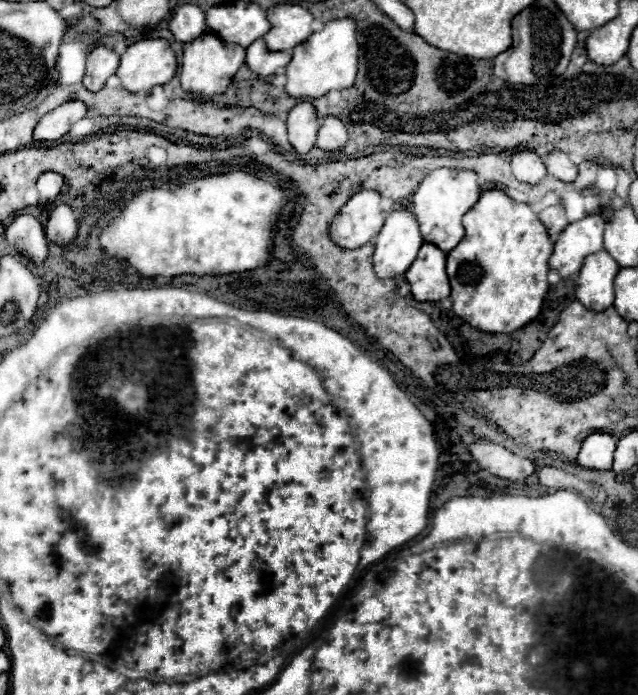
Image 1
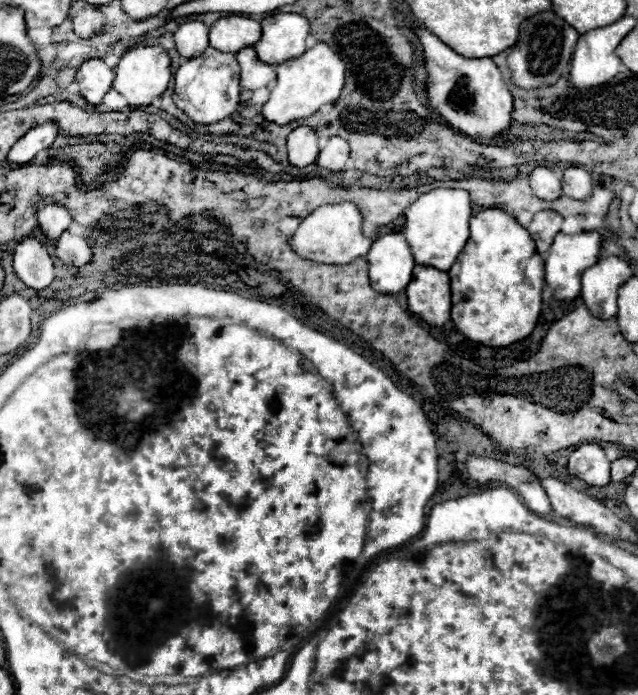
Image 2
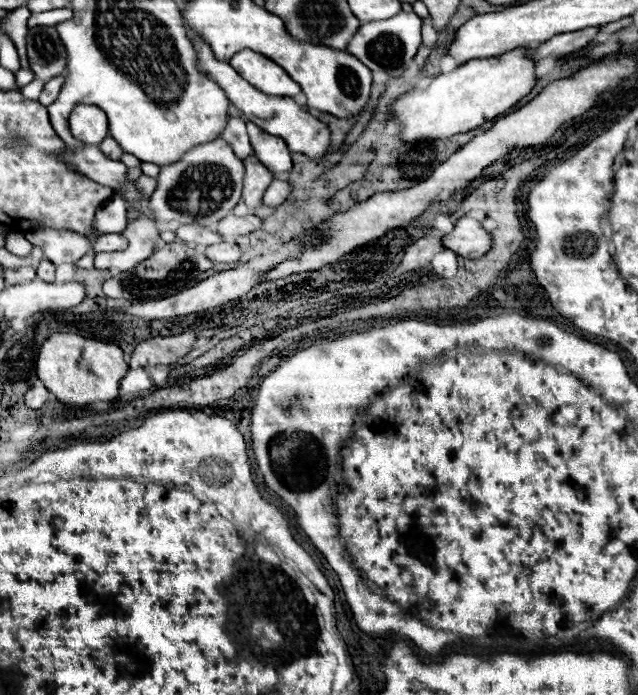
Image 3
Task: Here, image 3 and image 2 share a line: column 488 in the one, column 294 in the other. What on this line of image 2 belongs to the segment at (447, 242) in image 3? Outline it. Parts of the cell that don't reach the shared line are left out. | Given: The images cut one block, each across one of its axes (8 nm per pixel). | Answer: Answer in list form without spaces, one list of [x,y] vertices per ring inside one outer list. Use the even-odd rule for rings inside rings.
[[[340,202],[340,204],[326,204],[318,210],[310,212],[294,236],[290,238],[292,248],[302,256],[314,262],[330,262],[330,264],[348,264],[364,254],[368,254],[372,240],[362,232],[362,214],[354,202]]]

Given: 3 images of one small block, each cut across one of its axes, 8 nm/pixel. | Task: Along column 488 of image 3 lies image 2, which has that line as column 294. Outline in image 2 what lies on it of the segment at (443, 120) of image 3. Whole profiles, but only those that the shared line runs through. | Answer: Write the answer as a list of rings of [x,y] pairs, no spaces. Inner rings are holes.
[[[316,42],[302,56],[290,58],[278,66],[276,86],[272,88],[272,94],[262,108],[262,116],[274,124],[290,124],[294,120],[312,116],[314,112],[318,112],[320,106],[338,100],[344,88],[344,76],[346,76],[346,66],[340,54],[334,52],[324,42]]]

